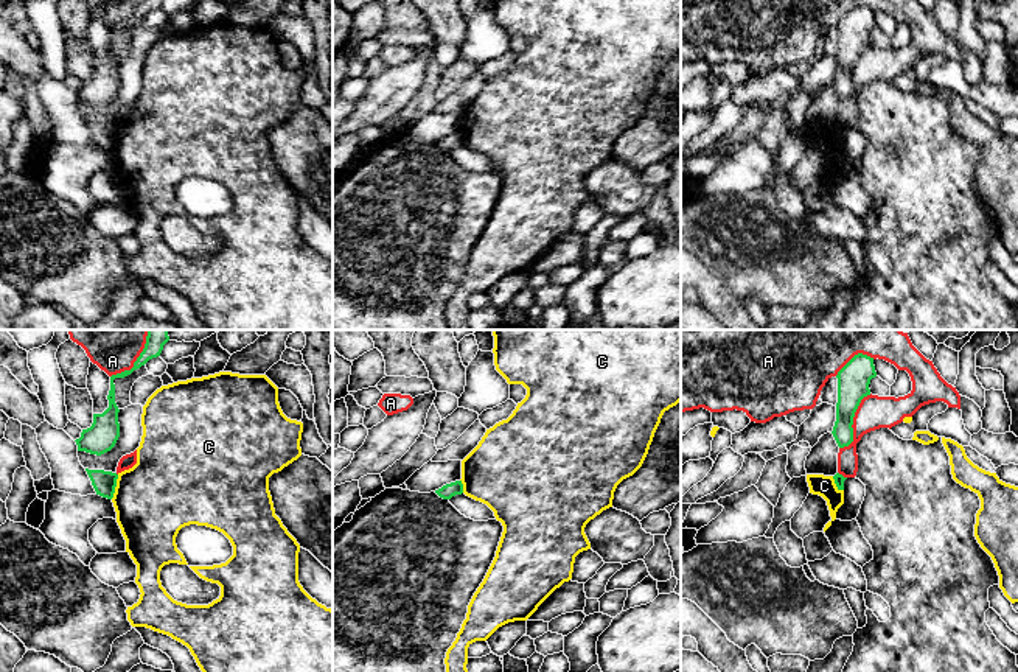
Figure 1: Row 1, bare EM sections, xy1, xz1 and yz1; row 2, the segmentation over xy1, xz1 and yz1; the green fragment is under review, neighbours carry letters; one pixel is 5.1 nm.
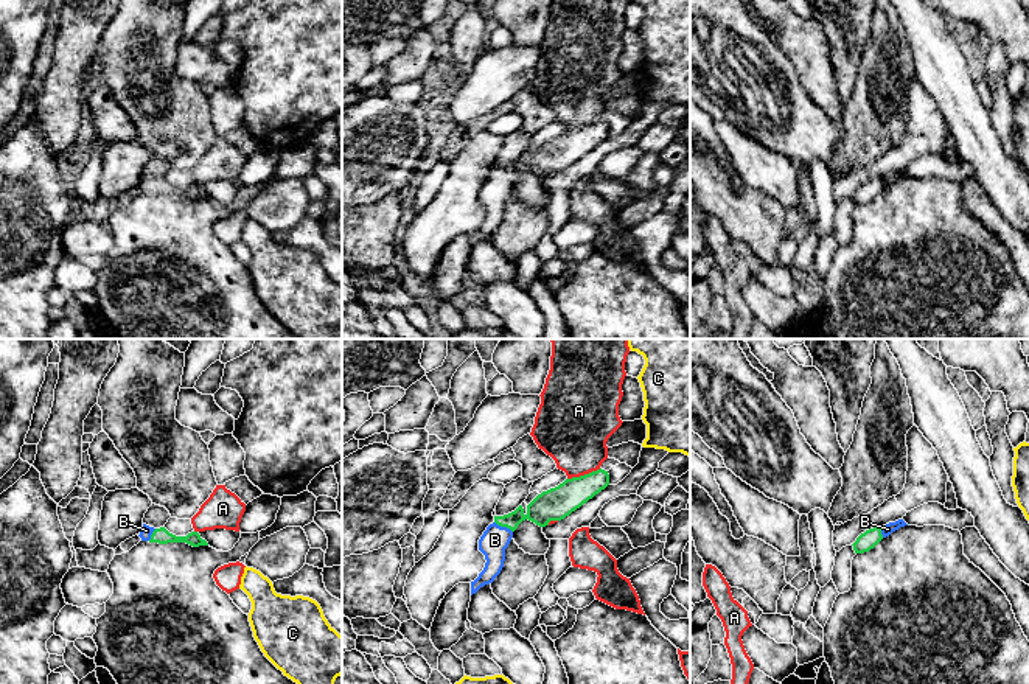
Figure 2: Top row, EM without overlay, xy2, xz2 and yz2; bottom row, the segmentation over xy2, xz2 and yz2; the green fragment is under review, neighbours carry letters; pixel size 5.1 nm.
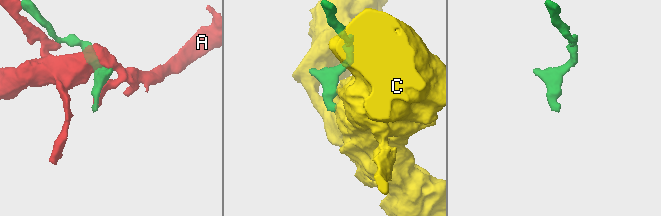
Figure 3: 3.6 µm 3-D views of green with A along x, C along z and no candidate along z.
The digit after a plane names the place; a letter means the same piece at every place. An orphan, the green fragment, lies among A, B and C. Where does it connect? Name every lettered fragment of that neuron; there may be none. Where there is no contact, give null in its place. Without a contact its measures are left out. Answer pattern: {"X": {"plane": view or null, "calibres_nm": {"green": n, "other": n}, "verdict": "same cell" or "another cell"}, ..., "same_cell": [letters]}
{"A": {"plane": "yz1", "calibres_nm": {"green": 170, "other": 170}, "verdict": "another cell"}, "B": {"plane": "xz2", "calibres_nm": {"green": 150, "other": 140}, "verdict": "same cell"}, "C": {"plane": "xy1", "calibres_nm": {"green": 120, "other": 400}, "verdict": "another cell"}, "same_cell": ["B"]}

